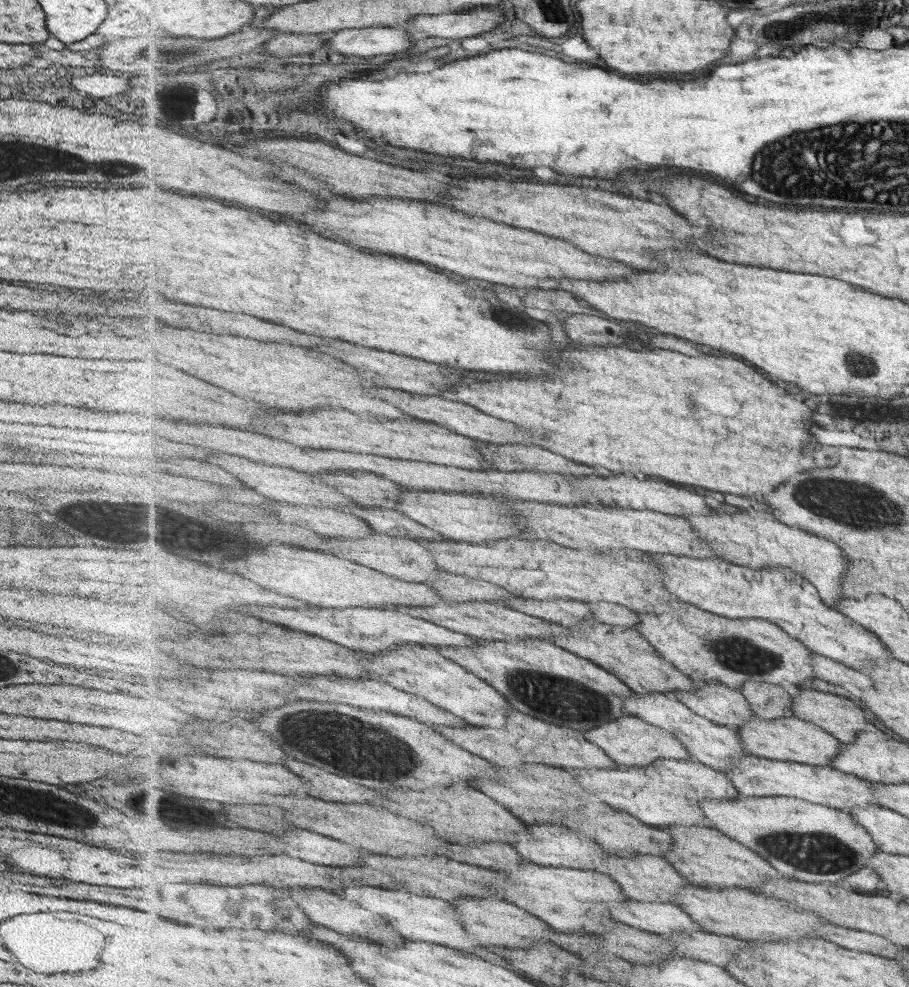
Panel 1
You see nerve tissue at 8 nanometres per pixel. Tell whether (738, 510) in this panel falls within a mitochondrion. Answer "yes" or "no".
no

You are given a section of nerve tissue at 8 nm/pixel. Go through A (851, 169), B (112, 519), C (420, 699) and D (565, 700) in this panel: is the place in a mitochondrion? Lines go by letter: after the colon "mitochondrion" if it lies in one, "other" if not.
A: mitochondrion
B: mitochondrion
C: other
D: mitochondrion

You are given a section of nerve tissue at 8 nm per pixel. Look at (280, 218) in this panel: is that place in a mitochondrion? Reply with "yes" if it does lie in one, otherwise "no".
no

